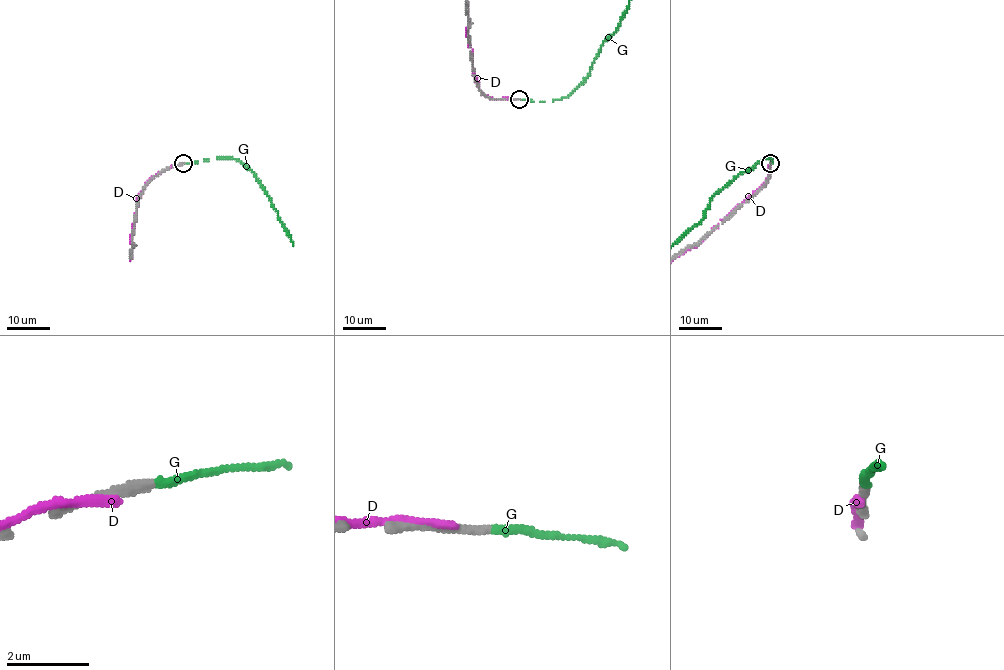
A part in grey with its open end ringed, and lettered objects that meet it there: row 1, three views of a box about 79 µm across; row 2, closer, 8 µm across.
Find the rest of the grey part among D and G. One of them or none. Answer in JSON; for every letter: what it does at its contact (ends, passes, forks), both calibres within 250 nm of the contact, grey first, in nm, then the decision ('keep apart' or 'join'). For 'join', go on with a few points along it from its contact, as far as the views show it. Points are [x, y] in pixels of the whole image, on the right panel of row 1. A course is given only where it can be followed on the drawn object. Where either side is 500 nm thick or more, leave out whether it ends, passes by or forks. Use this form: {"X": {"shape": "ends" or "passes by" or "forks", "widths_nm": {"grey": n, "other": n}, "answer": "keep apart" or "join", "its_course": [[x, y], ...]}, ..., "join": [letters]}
{"D": {"shape": "ends", "widths_nm": {"grey": 260, "other": 280}, "answer": "keep apart"}, "G": {"shape": "ends", "widths_nm": {"grey": 200, "other": 190}, "answer": "join"}, "join": ["G"]}

